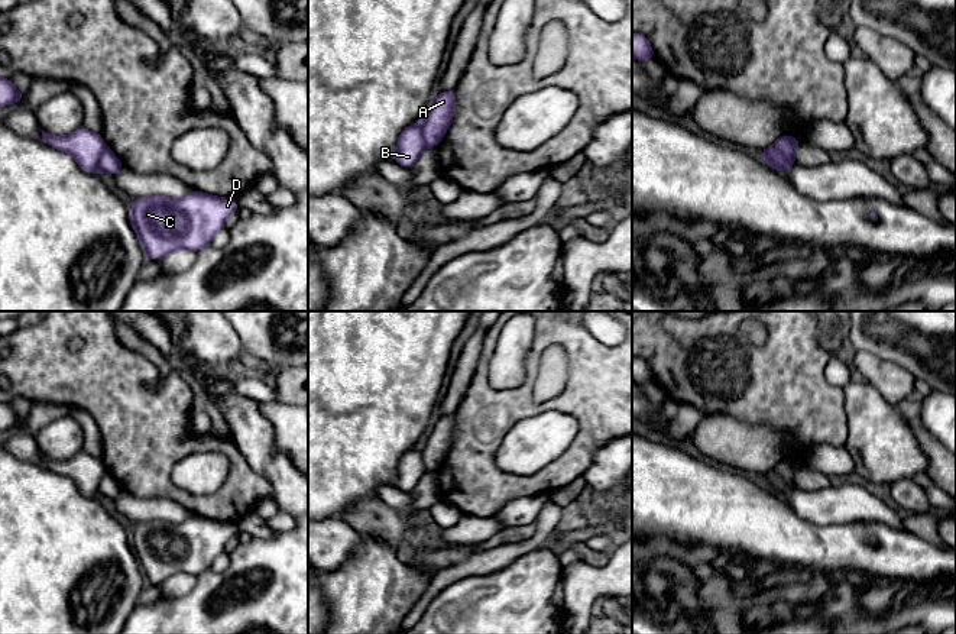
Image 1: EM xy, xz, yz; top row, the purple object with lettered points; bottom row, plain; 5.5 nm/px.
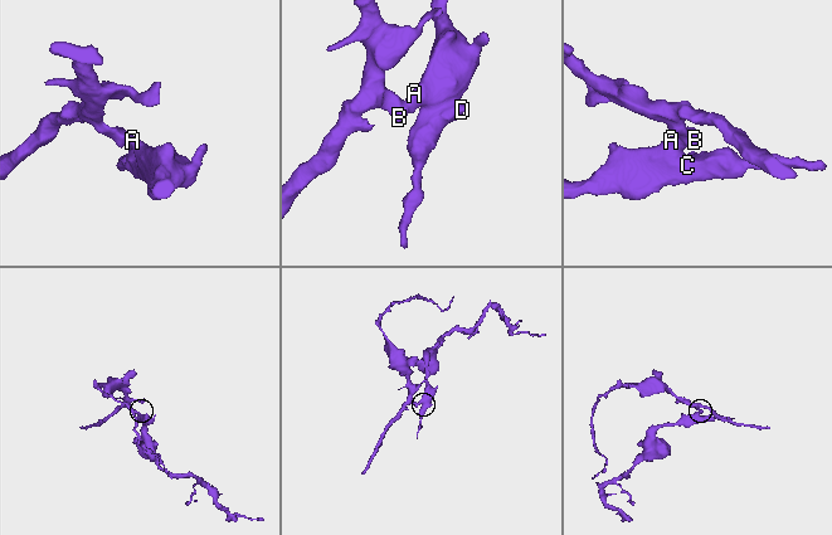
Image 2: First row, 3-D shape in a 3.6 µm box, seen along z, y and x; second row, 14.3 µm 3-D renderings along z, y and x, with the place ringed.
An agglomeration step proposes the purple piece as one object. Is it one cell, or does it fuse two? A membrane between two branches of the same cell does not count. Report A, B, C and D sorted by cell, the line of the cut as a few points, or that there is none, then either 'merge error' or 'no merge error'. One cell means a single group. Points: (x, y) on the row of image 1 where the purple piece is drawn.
groups A C D / B; cut xz (418, 123), (427, 146); merge error

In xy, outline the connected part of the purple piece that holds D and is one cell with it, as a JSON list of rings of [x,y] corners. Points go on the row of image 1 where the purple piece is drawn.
[[[192,190],[178,200],[165,195],[135,200],[129,217],[142,249],[150,259],[161,261],[178,249],[200,252],[210,246],[214,236],[224,229],[226,219],[237,210],[239,204],[234,198],[221,198]]]

